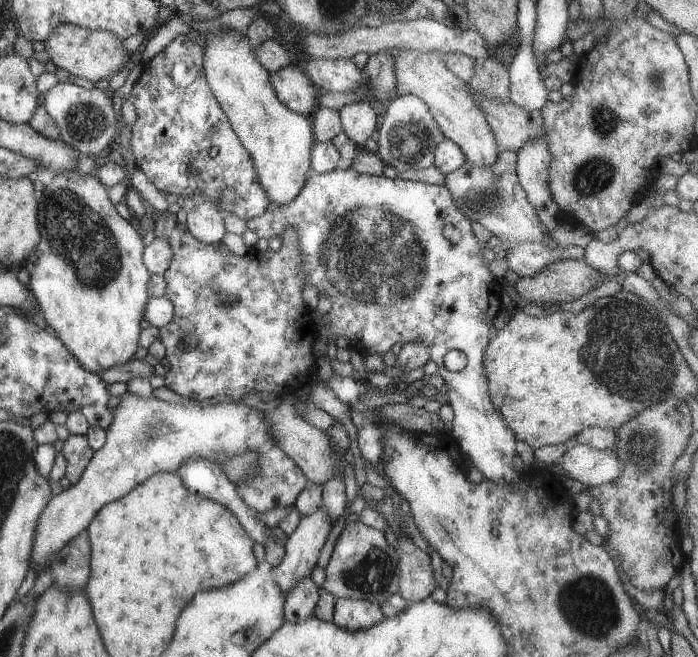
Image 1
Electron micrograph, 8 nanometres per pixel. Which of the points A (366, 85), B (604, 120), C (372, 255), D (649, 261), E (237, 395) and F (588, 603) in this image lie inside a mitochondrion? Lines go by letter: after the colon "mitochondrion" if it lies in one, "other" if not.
A: other
B: mitochondrion
C: mitochondrion
D: other
E: other
F: mitochondrion

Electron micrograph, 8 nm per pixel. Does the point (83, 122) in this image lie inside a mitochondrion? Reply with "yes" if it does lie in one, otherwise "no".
yes

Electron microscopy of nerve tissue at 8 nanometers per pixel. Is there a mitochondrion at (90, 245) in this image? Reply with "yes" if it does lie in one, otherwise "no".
yes

